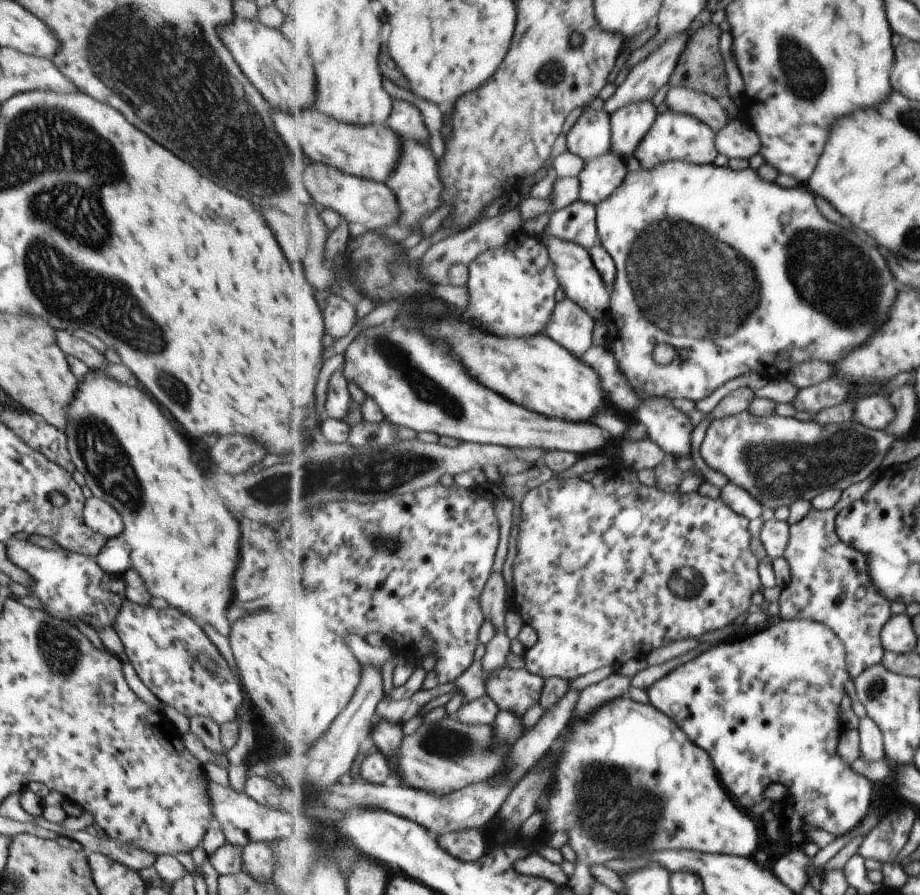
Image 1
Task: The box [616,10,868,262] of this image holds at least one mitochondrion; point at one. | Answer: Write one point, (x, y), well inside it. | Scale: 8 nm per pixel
(803, 76)

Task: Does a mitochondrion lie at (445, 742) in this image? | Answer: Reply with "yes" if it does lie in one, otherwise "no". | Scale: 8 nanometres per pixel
yes

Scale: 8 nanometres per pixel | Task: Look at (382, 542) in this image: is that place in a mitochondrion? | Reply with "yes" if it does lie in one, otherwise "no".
yes

